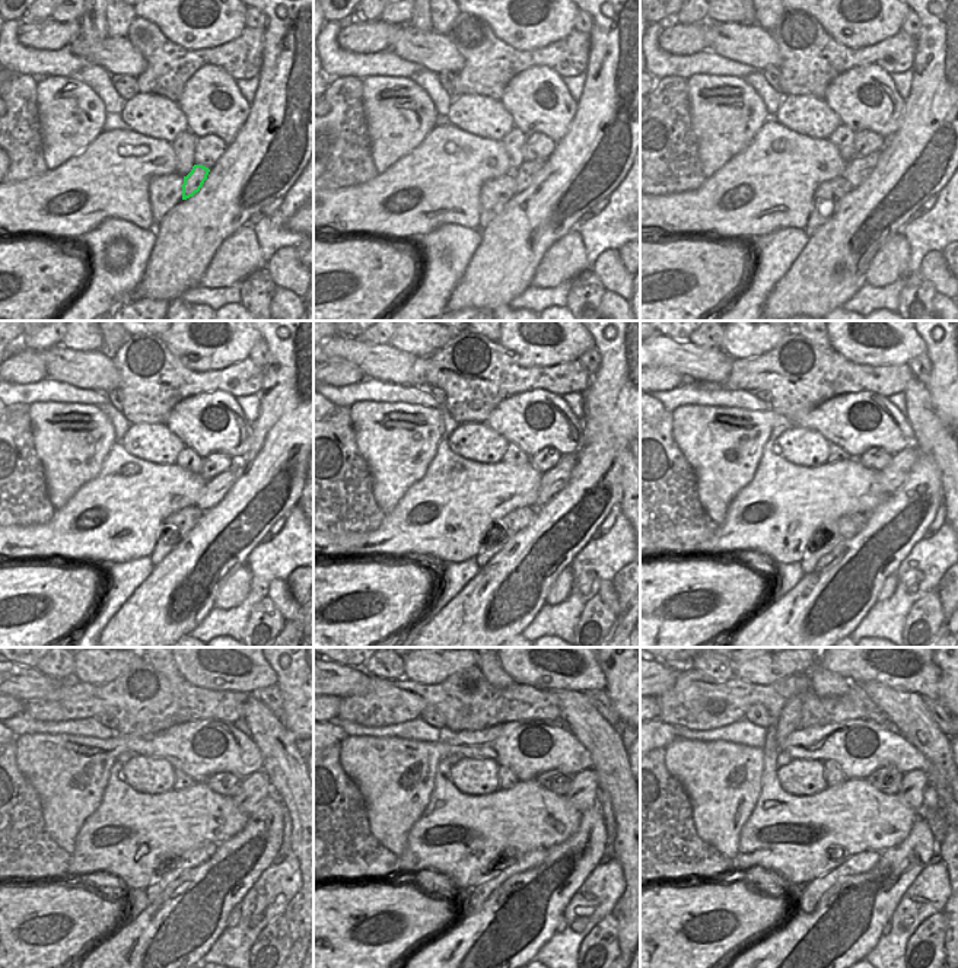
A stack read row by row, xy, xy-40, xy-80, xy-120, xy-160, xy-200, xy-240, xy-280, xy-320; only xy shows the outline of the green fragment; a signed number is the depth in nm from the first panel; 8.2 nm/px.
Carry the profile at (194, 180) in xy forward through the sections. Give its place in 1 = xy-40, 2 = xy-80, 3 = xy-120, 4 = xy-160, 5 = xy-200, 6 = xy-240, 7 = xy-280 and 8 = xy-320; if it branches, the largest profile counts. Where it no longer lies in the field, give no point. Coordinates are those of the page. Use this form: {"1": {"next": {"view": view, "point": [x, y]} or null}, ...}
{"1": {"next": {"view": "xy-40", "point": [528, 171]}}, "2": {"next": {"view": "xy-80", "point": [858, 169]}}, "3": {"next": {"view": "xy-120", "point": [215, 490]}}, "4": {"next": {"view": "xy-160", "point": [554, 480]}}, "5": {"next": {"view": "xy-200", "point": [894, 474]}}, "6": {"next": {"view": "xy-240", "point": [254, 787]}}, "7": {"next": {"view": "xy-280", "point": [582, 793]}}, "8": {"next": {"view": "xy-320", "point": [913, 783]}}}

